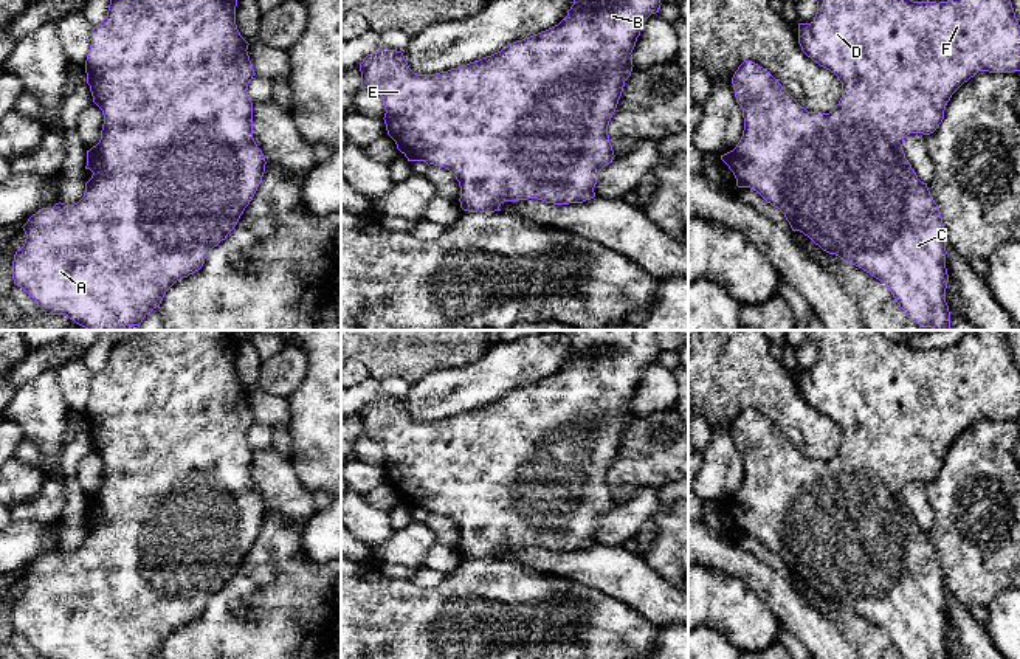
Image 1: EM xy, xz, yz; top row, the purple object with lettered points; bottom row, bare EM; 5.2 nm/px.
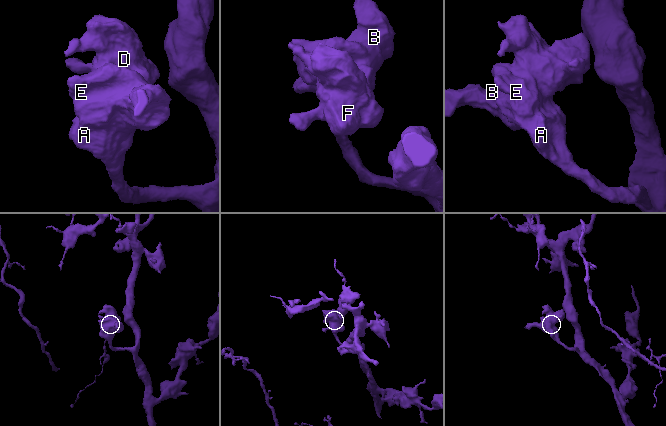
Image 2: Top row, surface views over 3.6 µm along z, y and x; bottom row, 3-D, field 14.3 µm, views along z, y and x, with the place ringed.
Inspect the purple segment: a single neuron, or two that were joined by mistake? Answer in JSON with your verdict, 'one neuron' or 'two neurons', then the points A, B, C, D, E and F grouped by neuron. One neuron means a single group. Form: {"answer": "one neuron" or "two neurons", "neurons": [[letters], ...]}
{"answer": "one neuron", "neurons": [["A", "B", "C", "D", "E", "F"]]}

